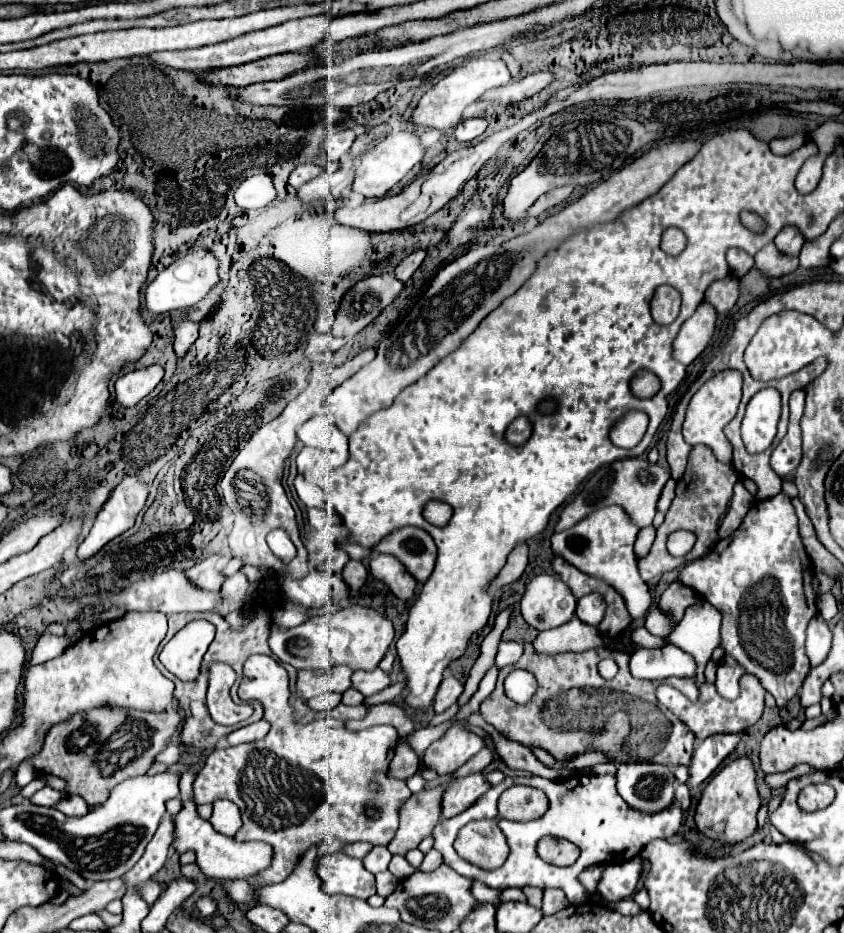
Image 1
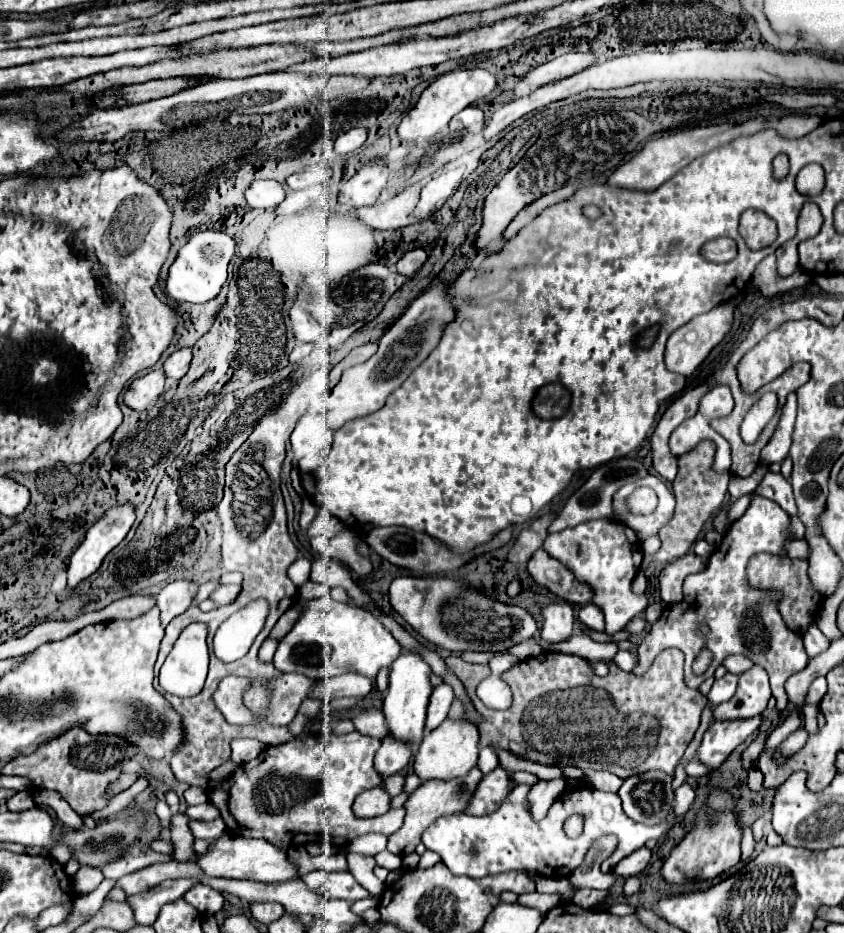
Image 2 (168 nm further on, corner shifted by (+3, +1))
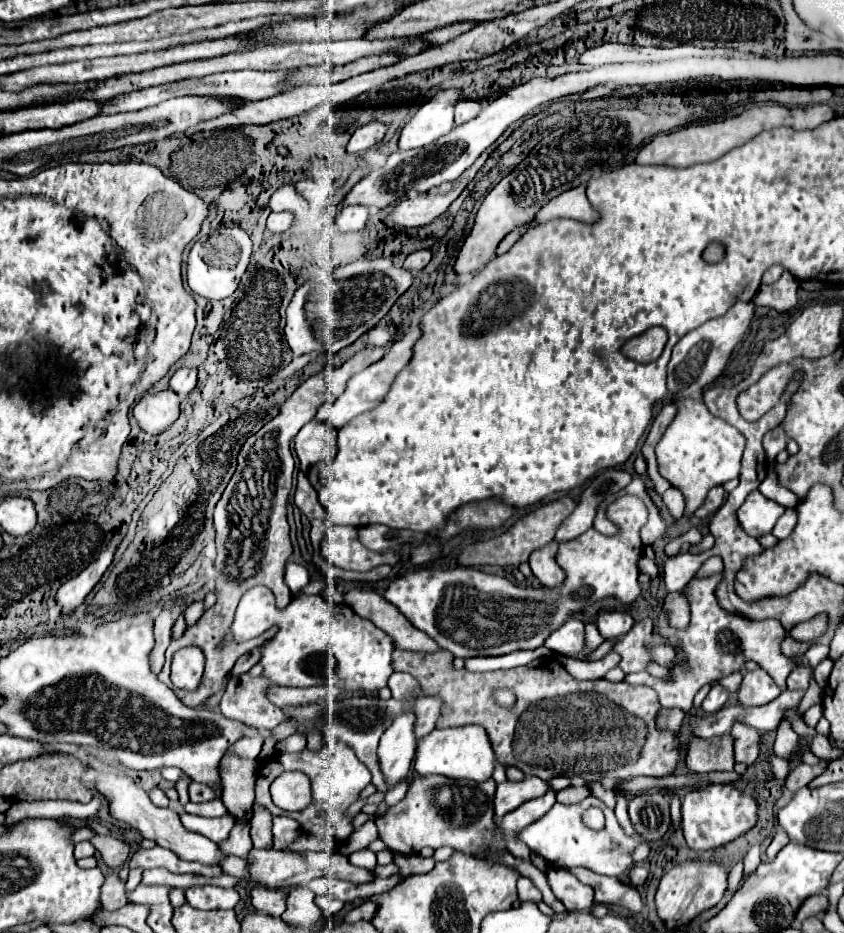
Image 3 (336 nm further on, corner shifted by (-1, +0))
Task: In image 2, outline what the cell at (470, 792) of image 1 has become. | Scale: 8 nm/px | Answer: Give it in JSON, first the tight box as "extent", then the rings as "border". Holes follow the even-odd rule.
{"extent":[466,767,514,815],"border":[[[502,767],[494,769],[492,773],[482,777],[466,813],[468,815],[486,815],[490,811],[496,811],[496,807],[500,807],[500,803],[510,795],[512,787],[514,783],[510,779],[510,773],[504,771]]]}

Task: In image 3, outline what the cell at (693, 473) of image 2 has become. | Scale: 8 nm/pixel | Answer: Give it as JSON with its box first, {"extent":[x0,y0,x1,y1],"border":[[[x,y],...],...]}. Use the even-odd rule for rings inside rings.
{"extent":[694,486,724,518],"border":[[[716,486],[716,488],[712,488],[710,492],[708,492],[708,496],[706,496],[706,500],[702,502],[702,506],[694,512],[694,516],[698,516],[698,518],[706,518],[706,516],[710,516],[710,514],[714,514],[722,504],[724,504],[724,488],[722,486]]]}

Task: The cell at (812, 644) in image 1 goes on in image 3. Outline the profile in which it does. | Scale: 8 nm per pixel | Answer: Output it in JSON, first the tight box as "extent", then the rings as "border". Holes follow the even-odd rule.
{"extent":[804,644,828,666],"border":[[[812,644],[804,656],[810,666],[818,666],[822,660],[828,658],[828,646],[826,644]]]}

